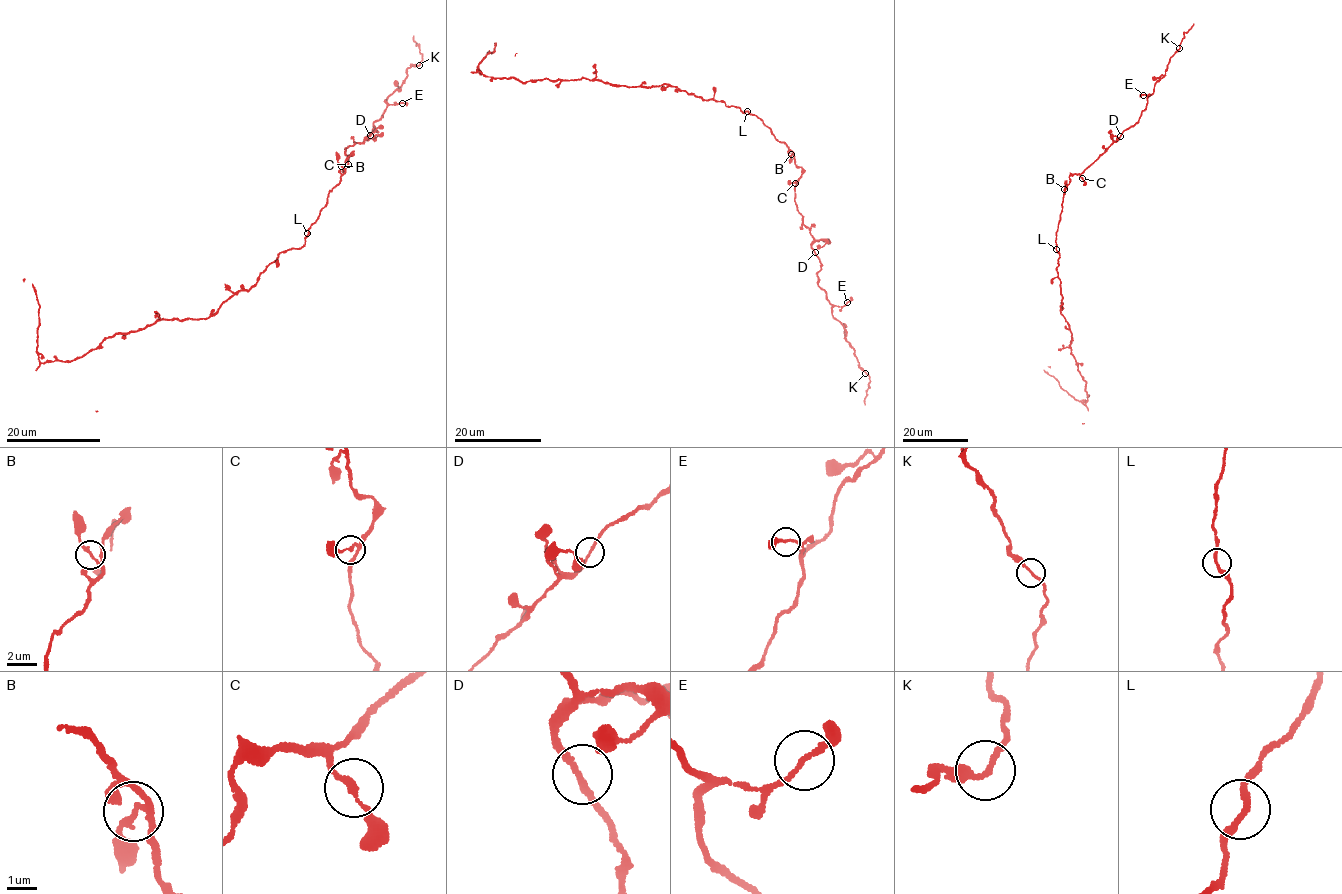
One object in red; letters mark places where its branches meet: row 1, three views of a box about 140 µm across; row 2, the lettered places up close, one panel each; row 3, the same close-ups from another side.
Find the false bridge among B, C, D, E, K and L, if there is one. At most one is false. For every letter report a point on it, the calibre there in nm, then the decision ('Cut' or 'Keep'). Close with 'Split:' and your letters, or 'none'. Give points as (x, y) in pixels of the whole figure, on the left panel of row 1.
B: Place: (341, 166). Thickness 180 nm. Keep
C: Place: (348, 164). Thickness 160 nm. Keep
D: Place: (370, 135). Thickness 200 nm. Keep
E: Place: (402, 103). Thickness 170 nm. Keep
K: Place: (419, 65). Thickness 170 nm. Keep
L: Place: (307, 233). Thickness 240 nm. Keep
Split: none

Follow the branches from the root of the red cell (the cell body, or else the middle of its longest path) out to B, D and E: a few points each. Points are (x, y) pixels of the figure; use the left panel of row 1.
B: (308, 232), (308, 227), (326, 204), (328, 192), (340, 182), (340, 175), (345, 171), (341, 166)
D: (308, 232), (345, 172), (346, 159), (352, 155), (345, 148), (370, 135)
E: (308, 232), (345, 172), (346, 159), (352, 155), (345, 148), (369, 140), (386, 107), (402, 103)

